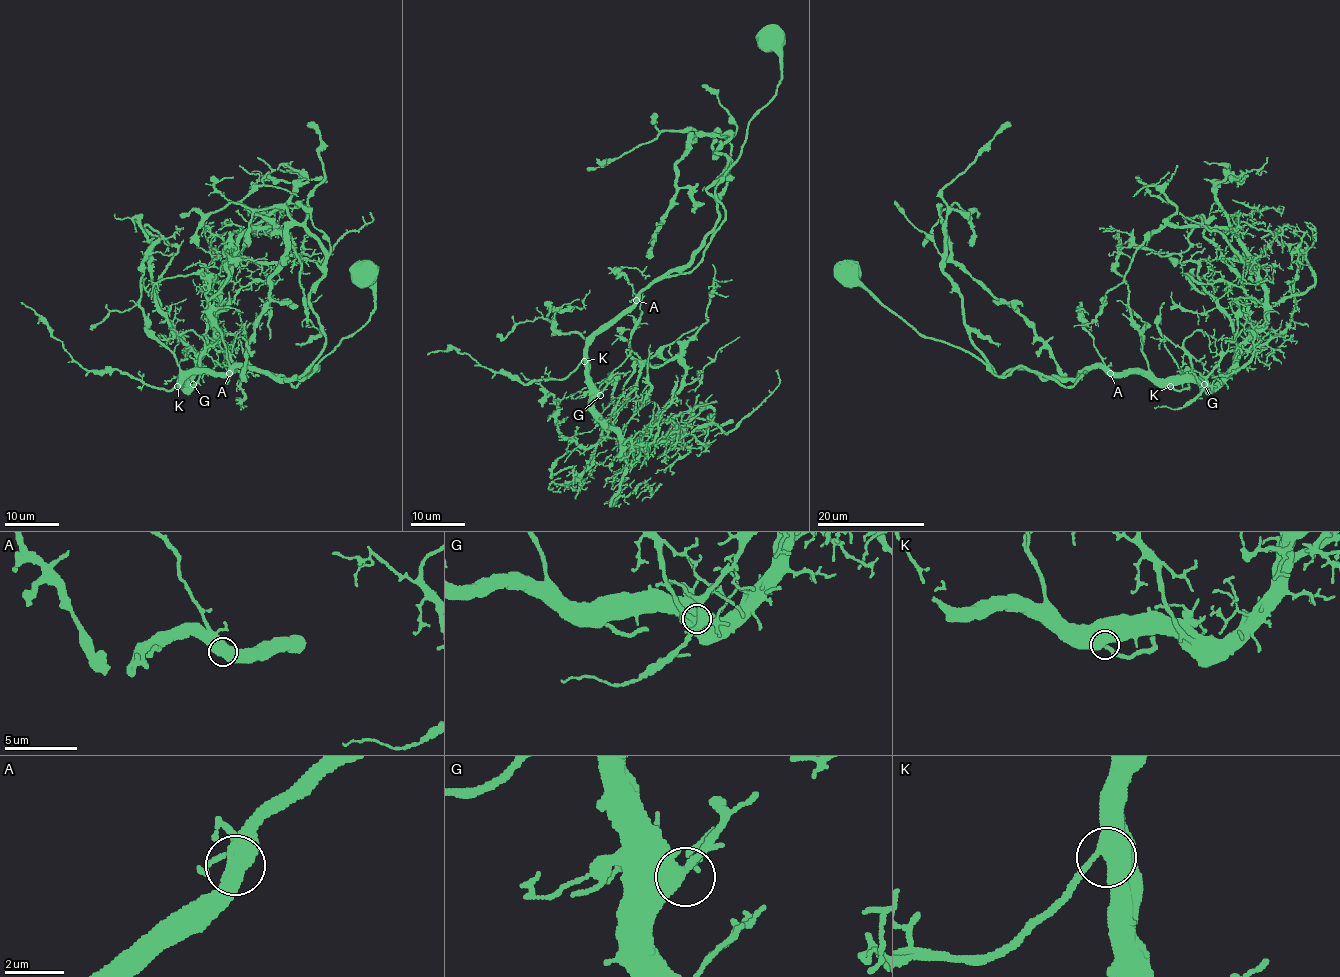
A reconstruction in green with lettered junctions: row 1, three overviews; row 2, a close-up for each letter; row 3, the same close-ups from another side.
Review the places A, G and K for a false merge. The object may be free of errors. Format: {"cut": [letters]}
{"cut": []}

